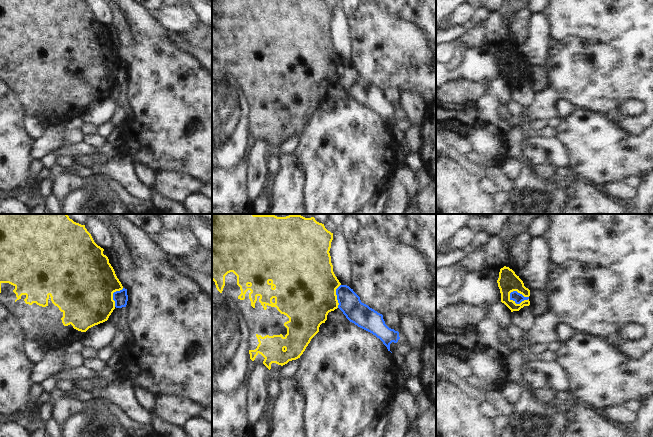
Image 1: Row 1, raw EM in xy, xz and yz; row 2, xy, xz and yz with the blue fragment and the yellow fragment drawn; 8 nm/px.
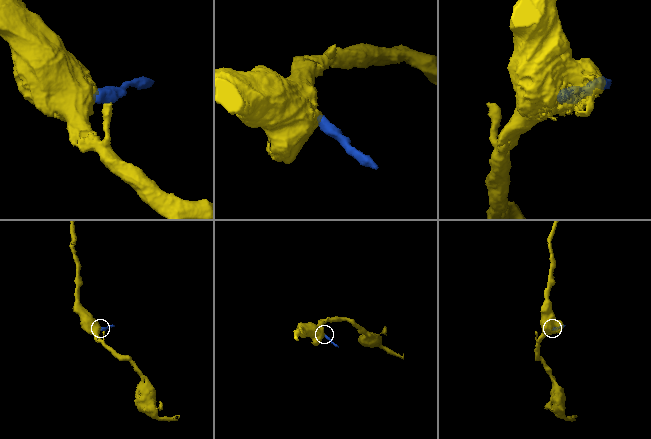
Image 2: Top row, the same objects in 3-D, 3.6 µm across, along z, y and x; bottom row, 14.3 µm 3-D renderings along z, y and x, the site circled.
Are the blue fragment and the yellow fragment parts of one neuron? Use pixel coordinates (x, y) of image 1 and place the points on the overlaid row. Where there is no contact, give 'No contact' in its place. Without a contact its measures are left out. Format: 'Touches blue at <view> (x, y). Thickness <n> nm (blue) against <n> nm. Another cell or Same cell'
Touches blue at yz (519, 293). Thickness 80 nm (blue) against 170 nm. Another cell

